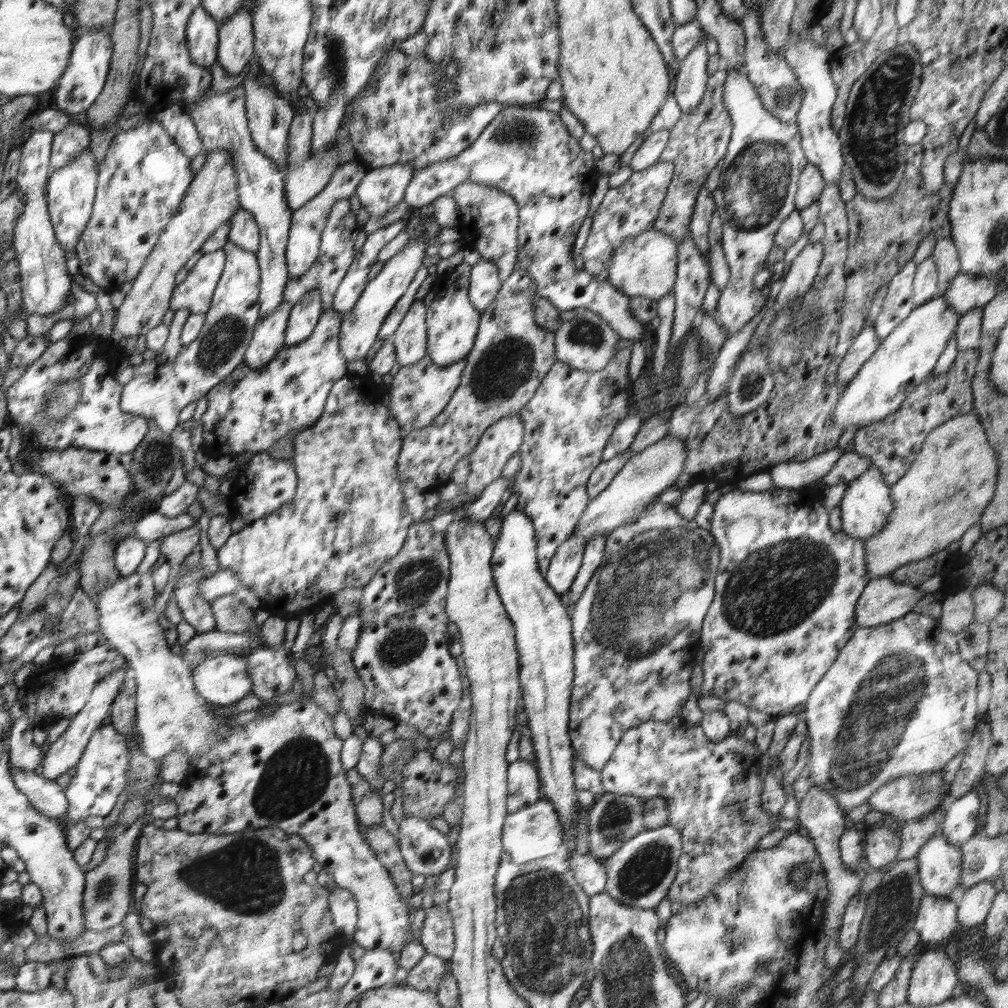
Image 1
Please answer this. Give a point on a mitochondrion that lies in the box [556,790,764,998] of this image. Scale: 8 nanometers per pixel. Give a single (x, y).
(644, 871)

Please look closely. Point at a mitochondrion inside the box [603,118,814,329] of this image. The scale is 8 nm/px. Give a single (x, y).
(757, 184)

